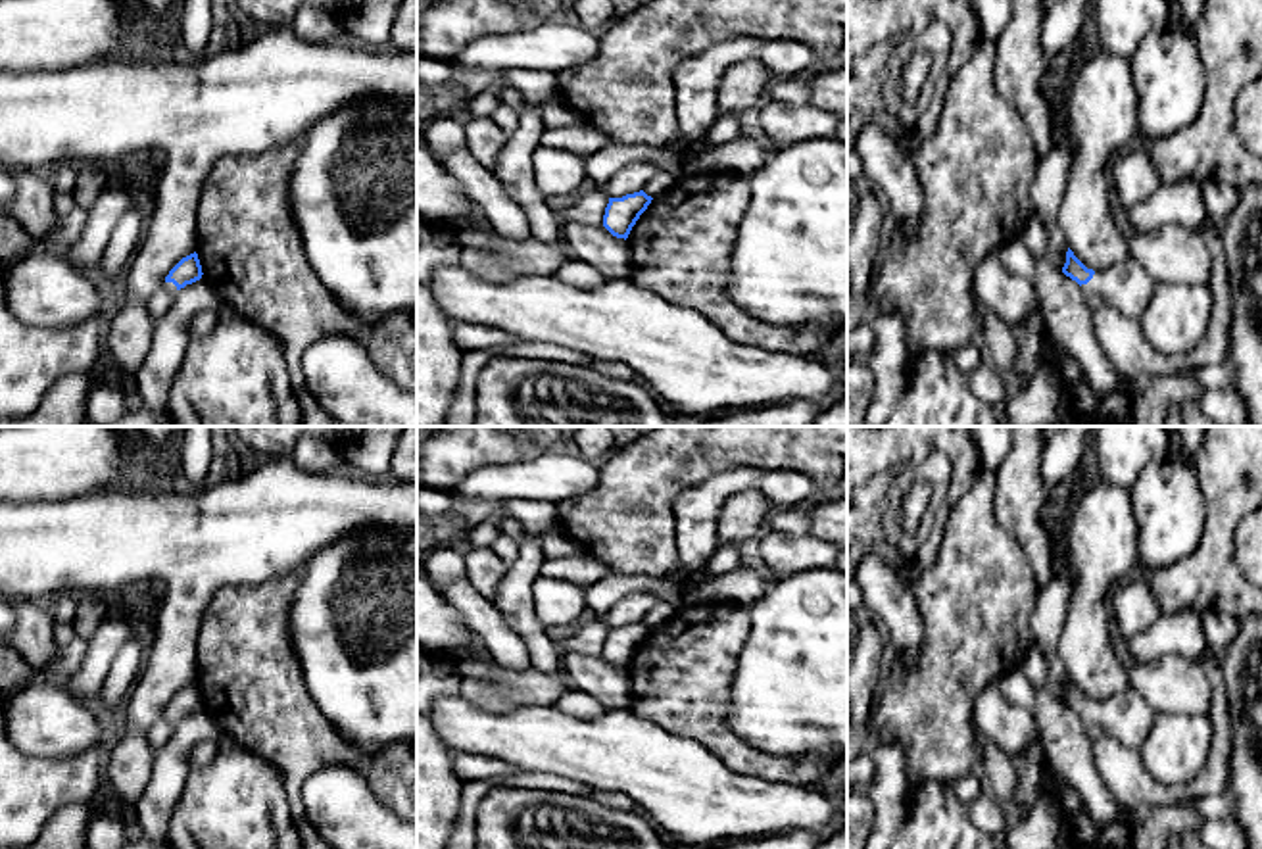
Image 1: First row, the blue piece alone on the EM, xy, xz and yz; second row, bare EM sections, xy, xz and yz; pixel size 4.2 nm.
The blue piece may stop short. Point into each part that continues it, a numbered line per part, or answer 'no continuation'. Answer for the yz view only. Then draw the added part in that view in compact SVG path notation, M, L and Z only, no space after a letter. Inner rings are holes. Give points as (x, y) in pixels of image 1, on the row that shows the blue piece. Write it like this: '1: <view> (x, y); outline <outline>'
1: yz (1126, 285); outline M1131 255L1110 269L1095 271L1081 288L1137 323L1154 294L1154 282Z

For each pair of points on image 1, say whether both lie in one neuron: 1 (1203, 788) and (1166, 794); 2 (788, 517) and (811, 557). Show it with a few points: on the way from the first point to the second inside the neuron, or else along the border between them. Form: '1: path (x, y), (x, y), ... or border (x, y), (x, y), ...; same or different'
1: path (1193, 790), (1176, 794); same
2: border (771, 529), (807, 534); different

